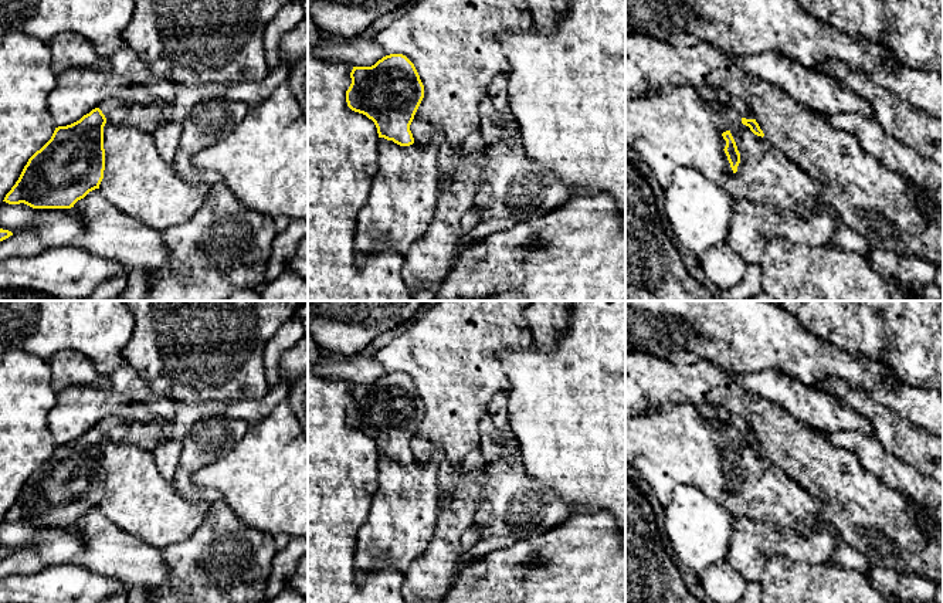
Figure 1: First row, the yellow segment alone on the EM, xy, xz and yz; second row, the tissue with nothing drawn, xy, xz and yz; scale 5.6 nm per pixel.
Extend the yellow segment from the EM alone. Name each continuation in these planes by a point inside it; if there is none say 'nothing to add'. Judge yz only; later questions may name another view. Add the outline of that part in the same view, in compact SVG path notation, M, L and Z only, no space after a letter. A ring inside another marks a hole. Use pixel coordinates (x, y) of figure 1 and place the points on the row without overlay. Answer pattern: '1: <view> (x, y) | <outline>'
1: yz (739, 423) | M730 414L729 423L740 433L740 436L754 437L752 427L743 417Z

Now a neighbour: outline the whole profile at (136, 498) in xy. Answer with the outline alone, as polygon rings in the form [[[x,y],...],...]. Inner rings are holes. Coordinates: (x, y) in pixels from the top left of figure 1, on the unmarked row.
[[[130,443],[104,444],[102,514],[118,528],[163,549],[187,539],[210,505],[186,499],[157,470],[152,451]]]

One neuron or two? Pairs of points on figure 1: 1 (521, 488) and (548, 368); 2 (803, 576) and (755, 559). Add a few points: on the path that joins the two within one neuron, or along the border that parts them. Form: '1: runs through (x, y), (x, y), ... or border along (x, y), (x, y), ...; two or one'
1: border along (519, 450), (526, 473), (552, 488); two
2: border along (782, 554), (774, 555), (766, 563), (757, 581); two

